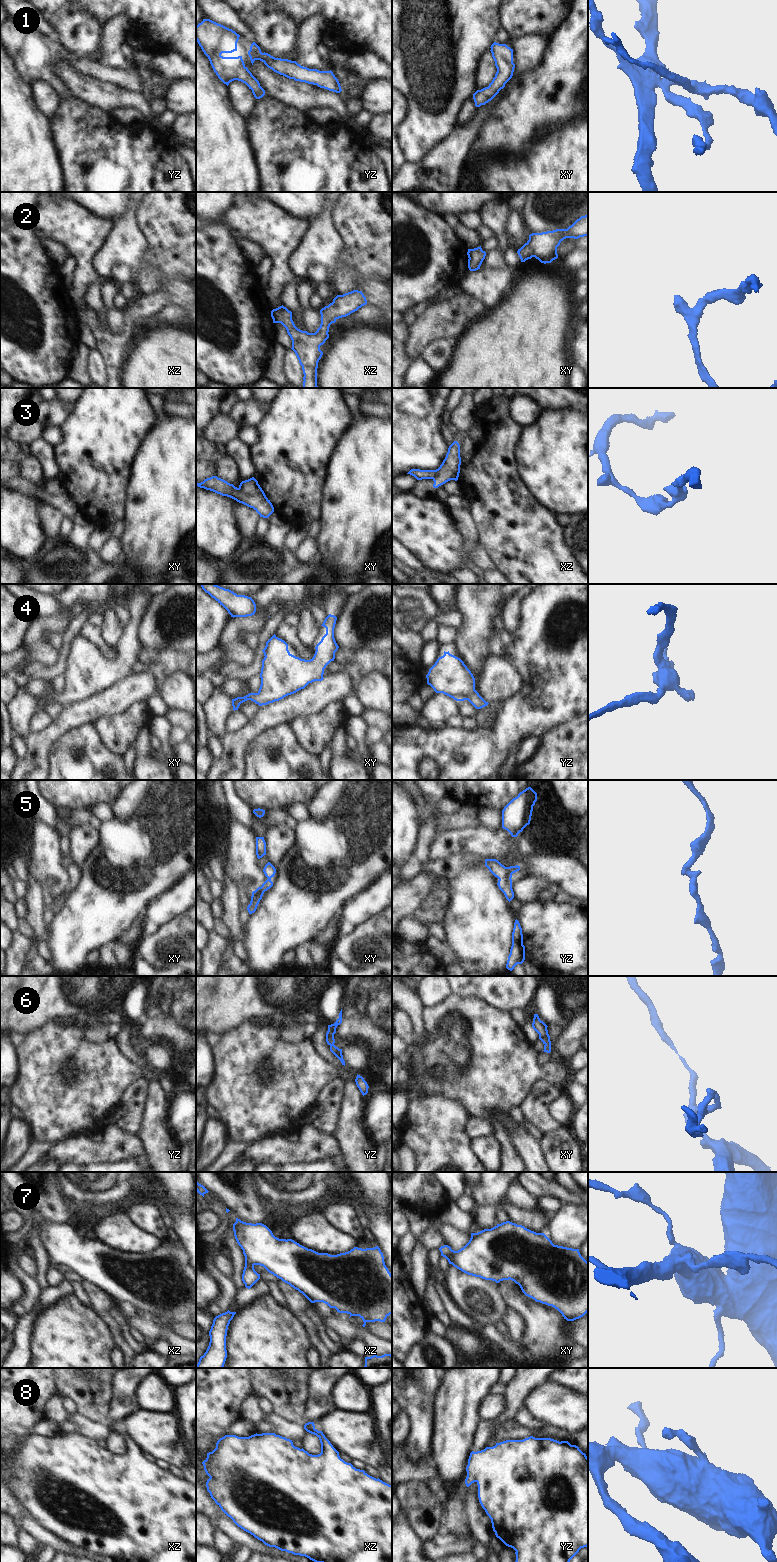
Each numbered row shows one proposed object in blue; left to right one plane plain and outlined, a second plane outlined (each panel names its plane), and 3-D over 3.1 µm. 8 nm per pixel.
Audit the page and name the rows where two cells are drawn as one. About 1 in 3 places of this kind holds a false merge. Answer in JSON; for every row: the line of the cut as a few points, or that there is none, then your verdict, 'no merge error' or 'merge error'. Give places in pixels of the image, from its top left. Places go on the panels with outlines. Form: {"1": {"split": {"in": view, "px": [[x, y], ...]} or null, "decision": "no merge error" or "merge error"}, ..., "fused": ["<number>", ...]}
{"1": {"split": null, "decision": "no merge error"}, "2": {"split": null, "decision": "no merge error"}, "3": {"split": null, "decision": "no merge error"}, "4": {"split": null, "decision": "no merge error"}, "5": {"split": null, "decision": "no merge error"}, "6": {"split": null, "decision": "no merge error"}, "7": {"split": null, "decision": "no merge error"}, "8": {"split": null, "decision": "no merge error"}, "fused": []}

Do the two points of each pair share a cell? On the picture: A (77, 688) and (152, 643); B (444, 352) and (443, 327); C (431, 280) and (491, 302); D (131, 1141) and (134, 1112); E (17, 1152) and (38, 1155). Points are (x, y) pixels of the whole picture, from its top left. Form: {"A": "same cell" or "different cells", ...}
{"A": "different cells", "B": "different cells", "C": "different cells", "D": "different cells", "E": "different cells"}

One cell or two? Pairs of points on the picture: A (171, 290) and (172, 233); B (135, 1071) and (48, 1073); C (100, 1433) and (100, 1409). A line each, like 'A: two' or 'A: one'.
A: two
B: one
C: two

